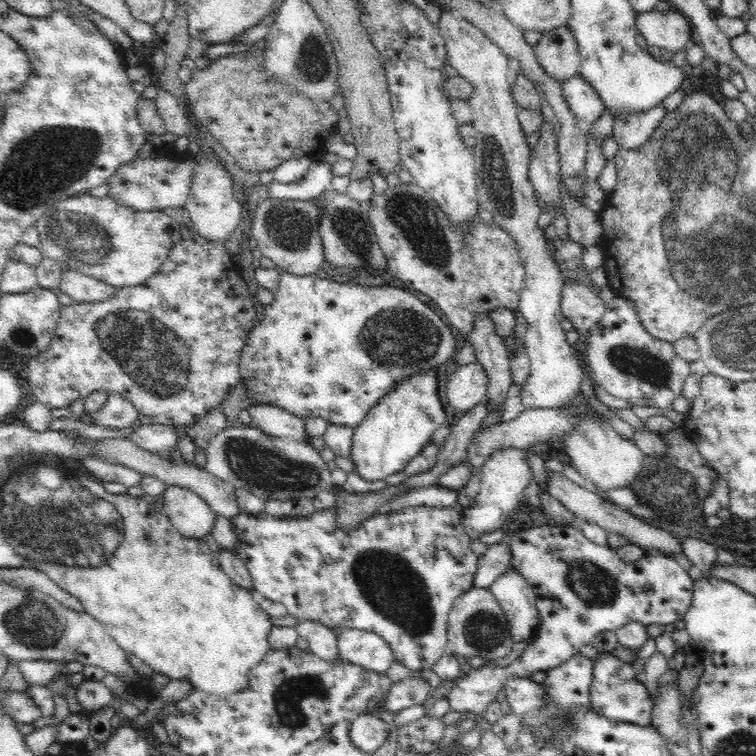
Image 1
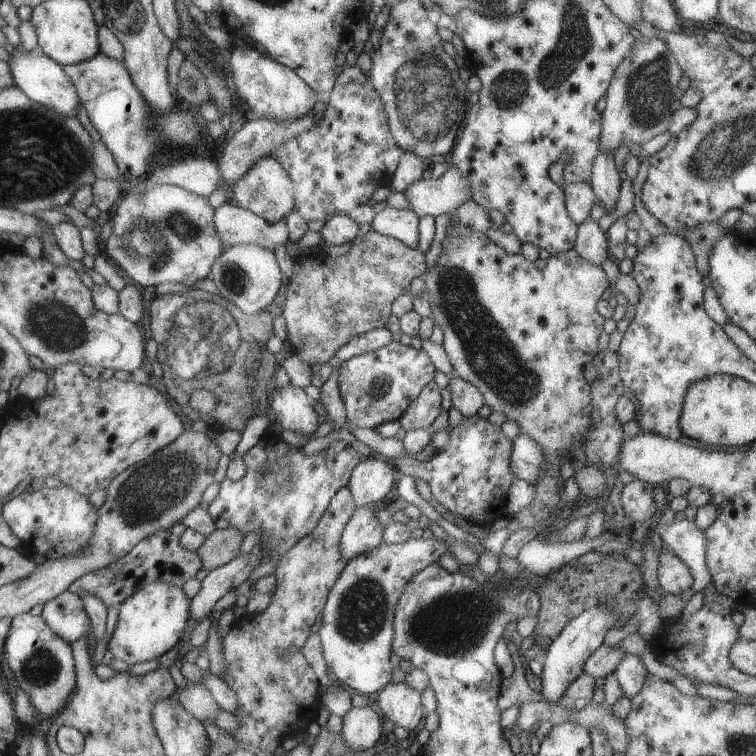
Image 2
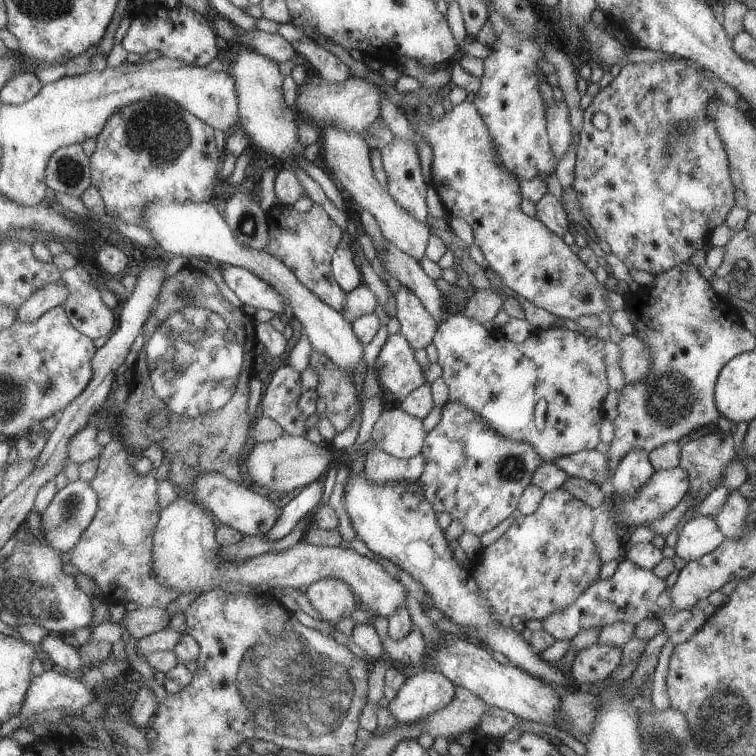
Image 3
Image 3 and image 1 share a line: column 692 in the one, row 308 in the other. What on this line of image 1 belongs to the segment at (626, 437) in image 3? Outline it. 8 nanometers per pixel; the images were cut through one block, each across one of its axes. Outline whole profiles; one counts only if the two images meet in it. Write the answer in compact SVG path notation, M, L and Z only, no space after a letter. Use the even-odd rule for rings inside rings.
M282 272L280 275L280 284L278 292L274 297L274 301L266 306L266 314L264 320L253 327L252 334L248 338L247 344L244 346L240 355L240 376L241 381L247 386L247 390L253 394L253 398L260 404L272 404L279 406L287 412L295 416L306 417L322 417L324 421L328 421L330 425L336 424L341 426L356 427L364 420L368 410L372 406L376 406L376 402L386 392L390 392L396 382L400 382L404 376L410 376L414 372L426 371L429 369L442 369L445 365L453 360L457 352L456 340L454 334L450 331L449 326L444 324L438 317L438 314L422 302L416 296L413 296L396 282L390 286L386 286L386 300L362 300L362 296L370 296L370 288L354 283L338 283L330 278L318 278L314 275L294 275Z

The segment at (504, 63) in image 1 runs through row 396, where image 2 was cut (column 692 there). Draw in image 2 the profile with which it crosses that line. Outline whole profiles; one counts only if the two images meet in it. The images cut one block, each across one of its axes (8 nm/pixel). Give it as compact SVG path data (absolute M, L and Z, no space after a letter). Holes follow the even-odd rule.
M660 518L652 533L657 534L664 547L678 556L690 570L693 579L689 587L691 595L695 595L711 583L710 572L706 565L705 535L695 526L694 521L682 519L664 523Z

